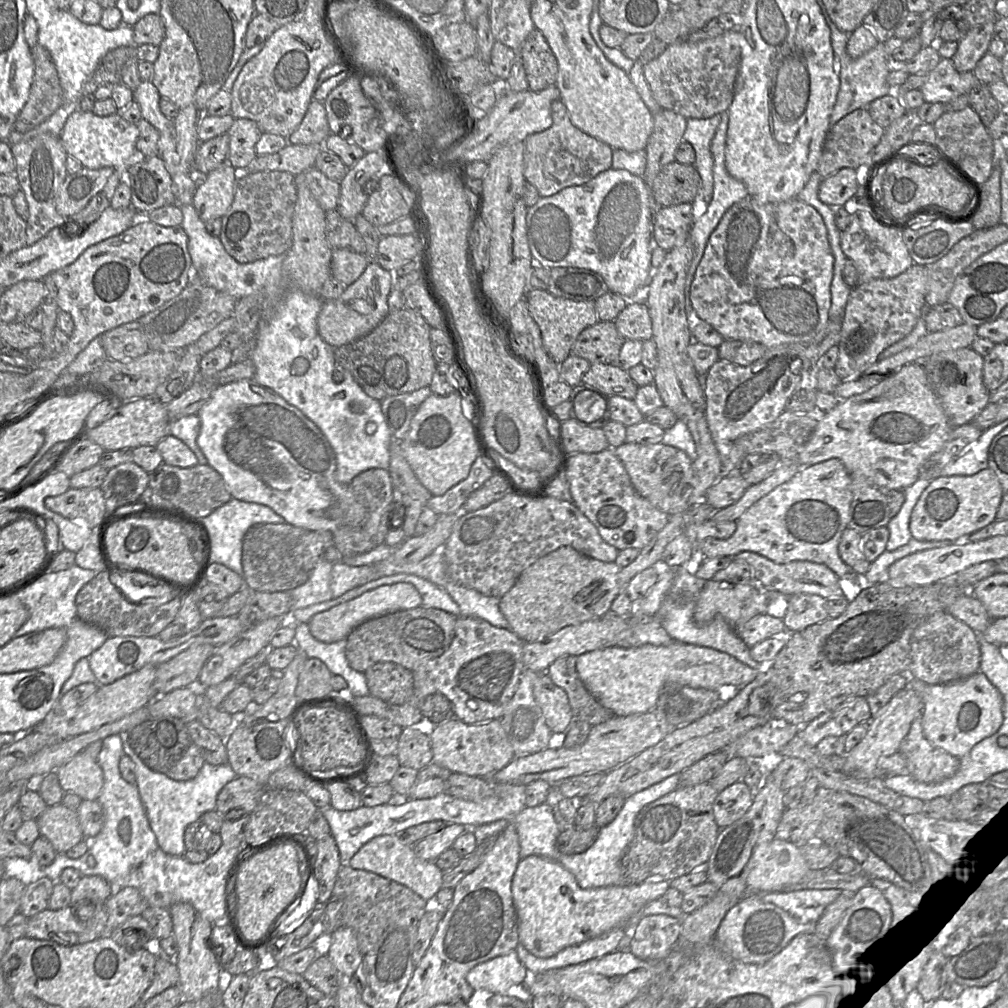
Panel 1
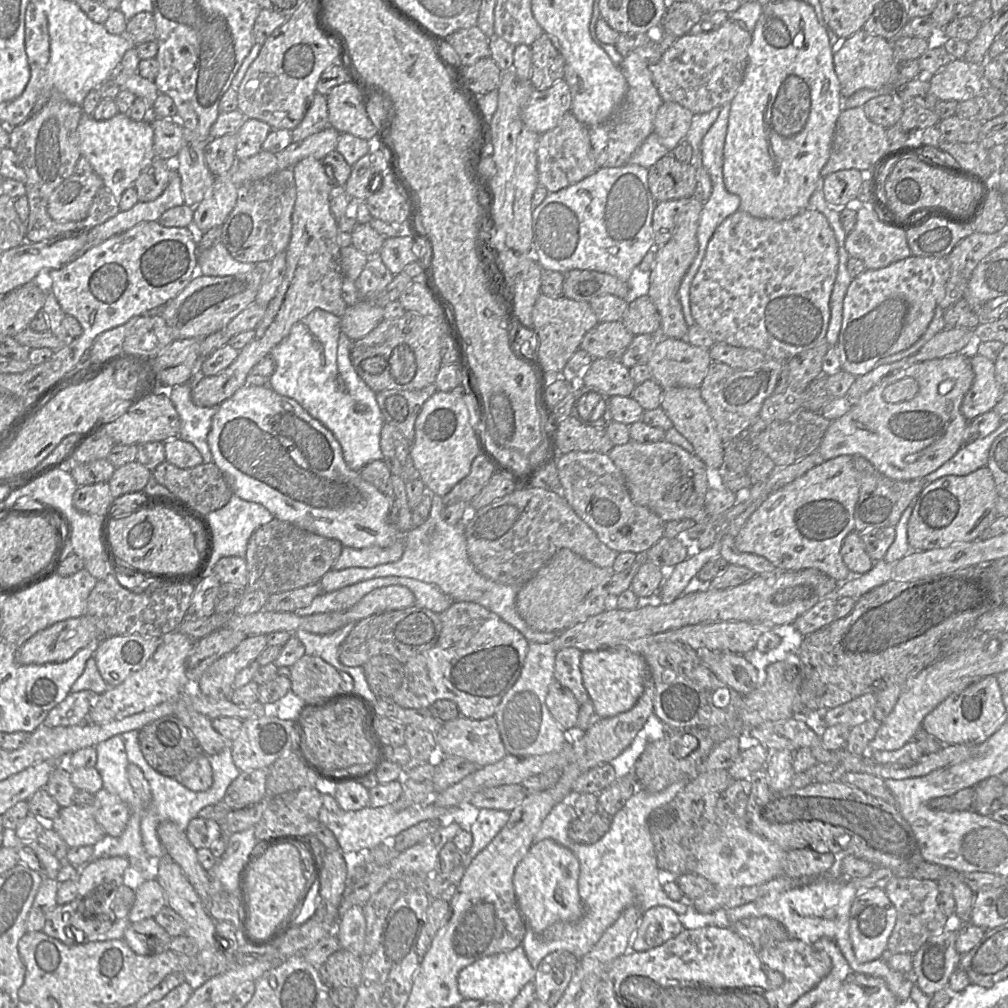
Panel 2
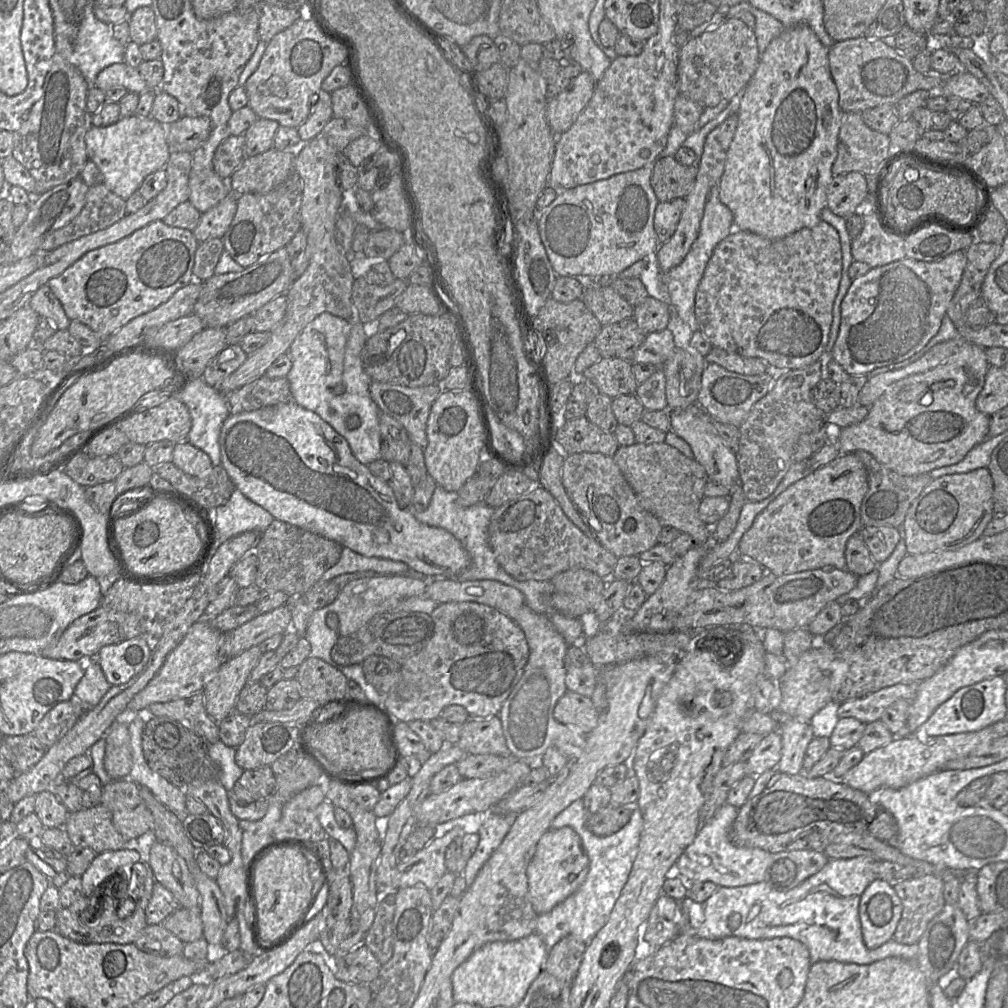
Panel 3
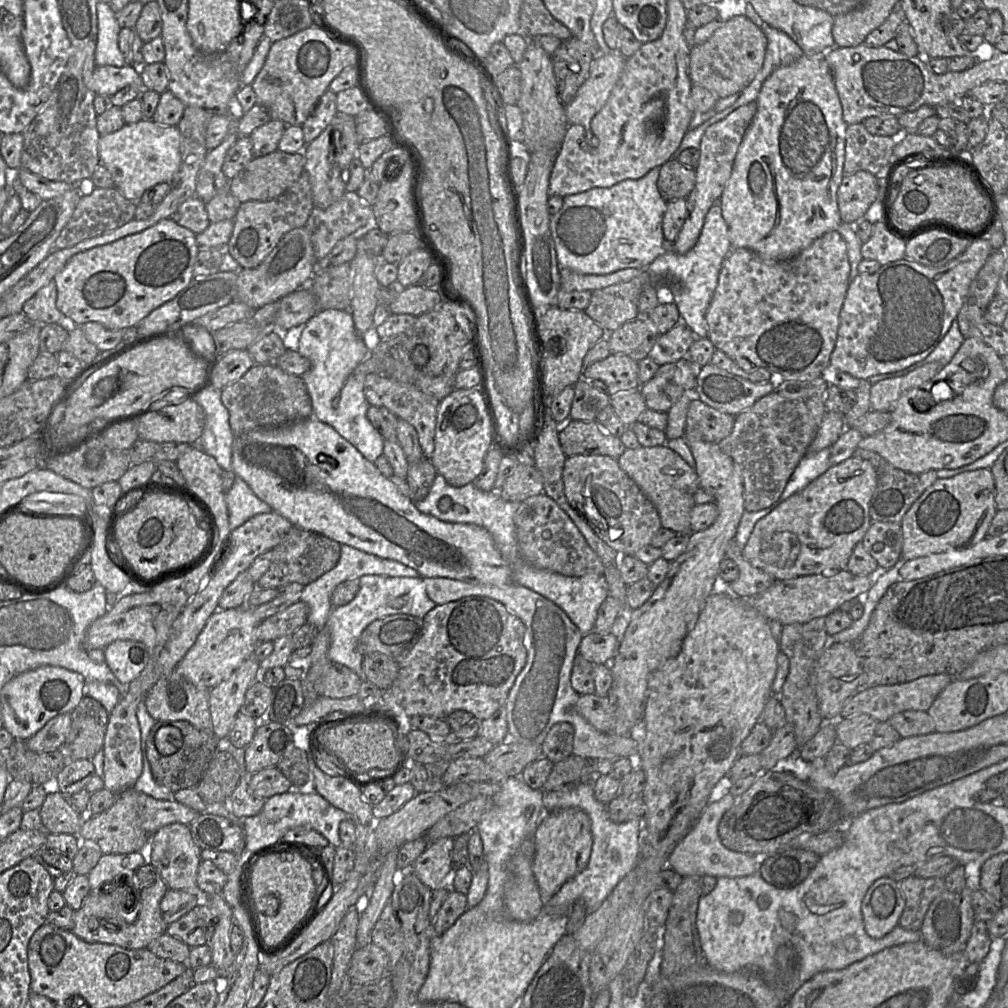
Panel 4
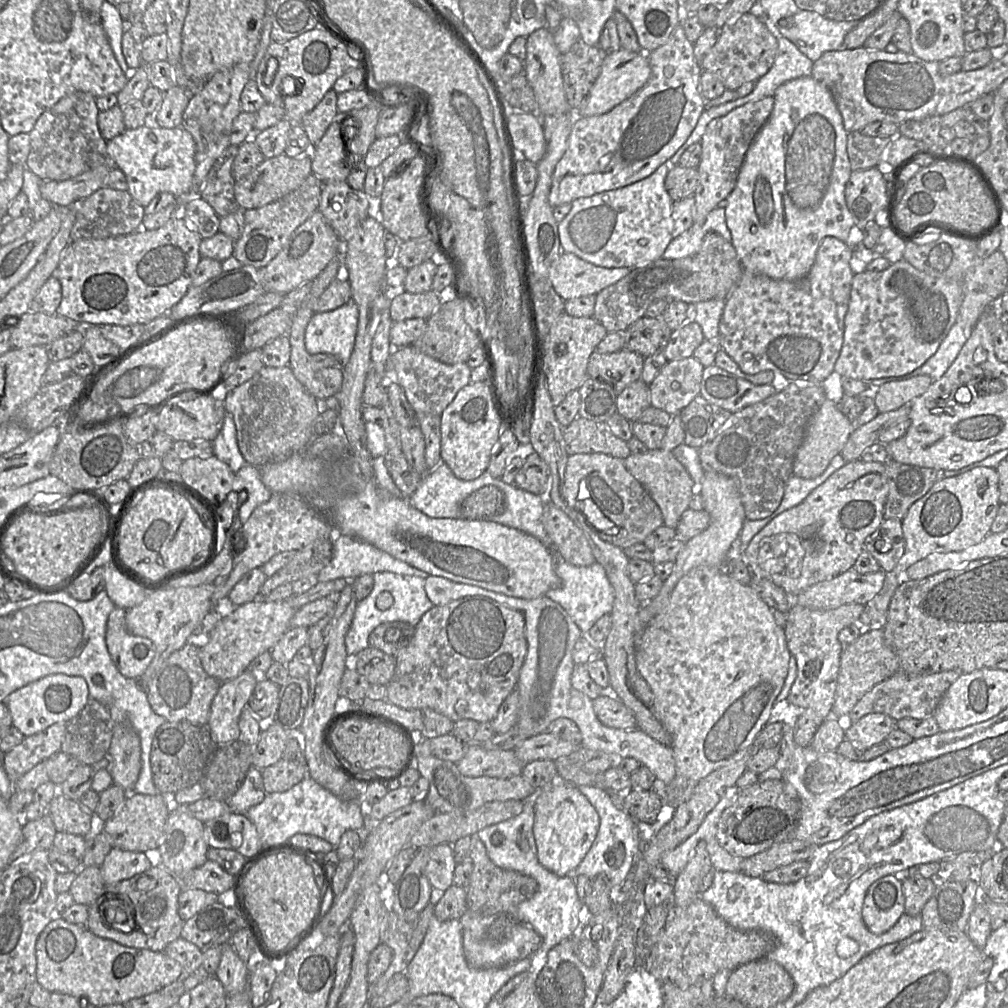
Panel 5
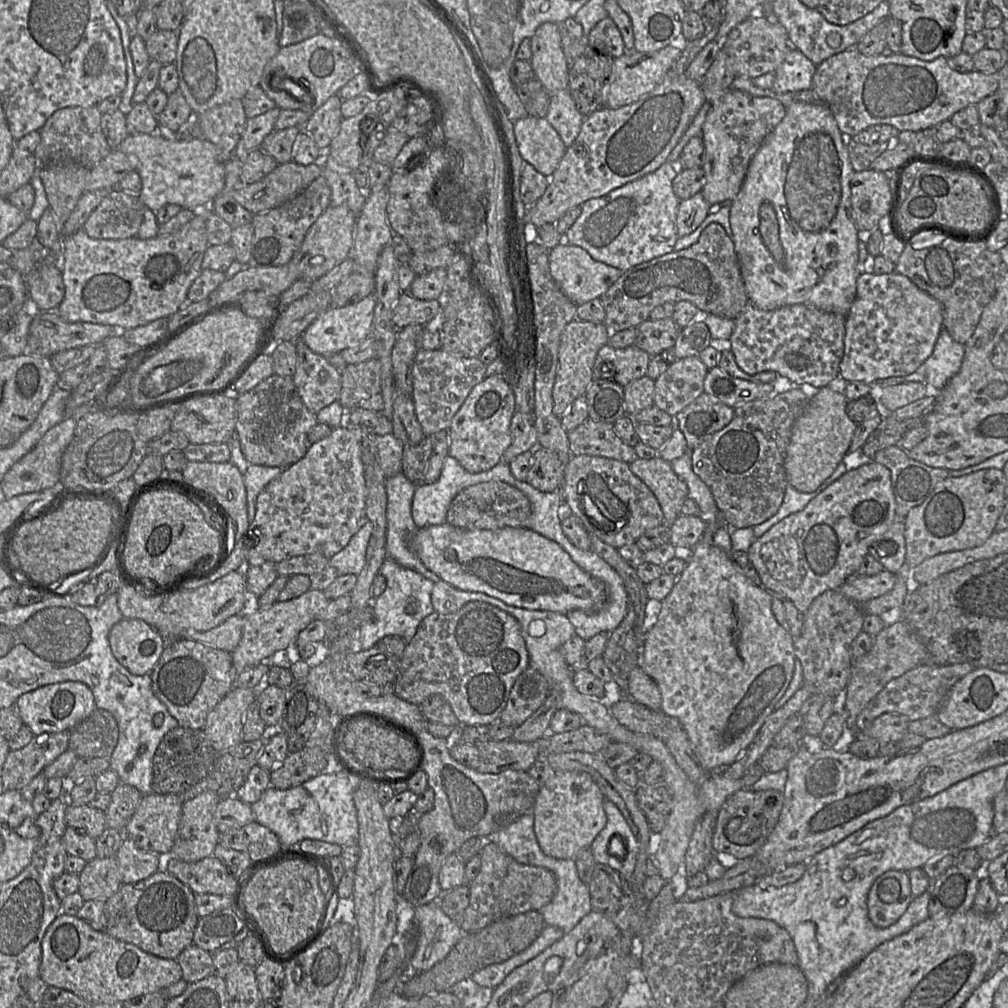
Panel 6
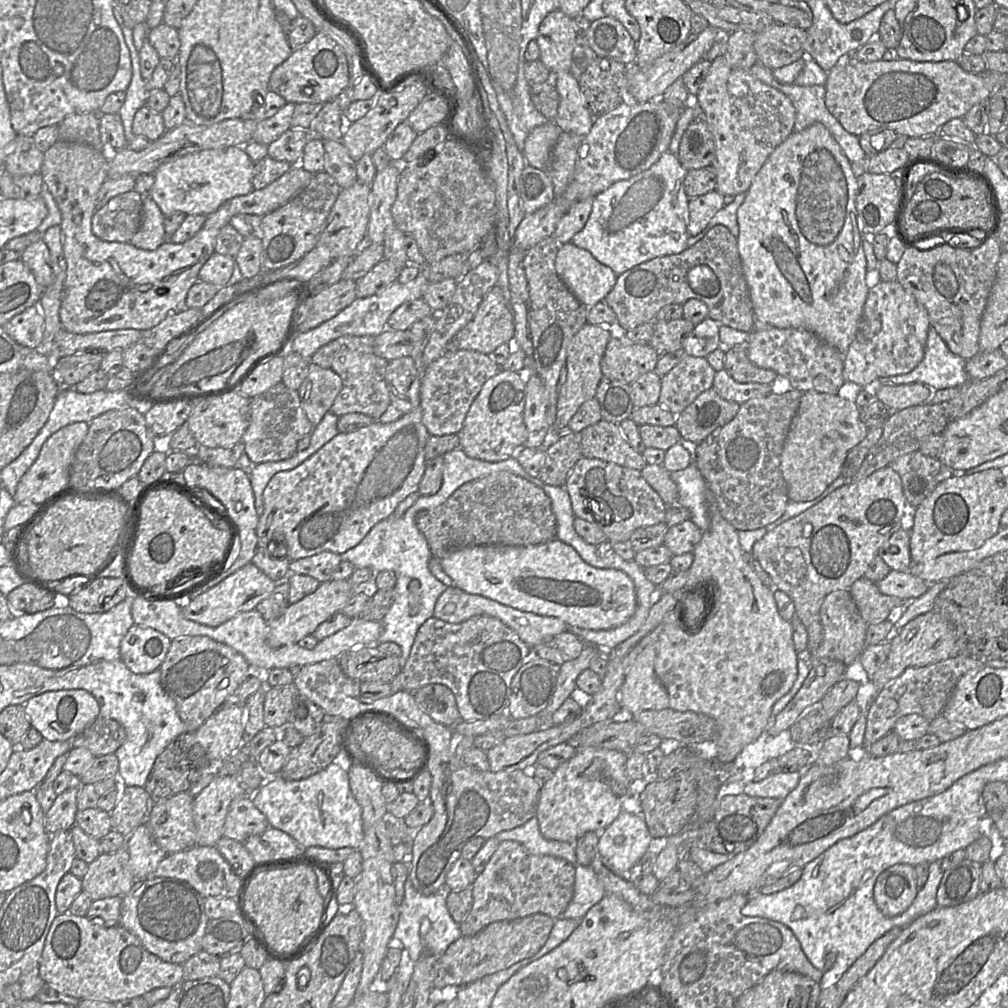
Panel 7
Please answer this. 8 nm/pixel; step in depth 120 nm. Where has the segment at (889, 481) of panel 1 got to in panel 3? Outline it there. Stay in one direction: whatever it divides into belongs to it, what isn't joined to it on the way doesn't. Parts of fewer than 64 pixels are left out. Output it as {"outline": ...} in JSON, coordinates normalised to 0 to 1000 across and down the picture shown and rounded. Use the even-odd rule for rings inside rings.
{"outline":[[[954,339],[948,350],[928,365],[884,381],[861,405],[861,412],[855,419],[833,426],[829,438],[833,450],[861,448],[878,463],[896,472],[922,470],[928,465],[951,459],[963,445],[980,435],[982,413],[968,405],[968,396],[975,386],[981,363],[976,345]],[[906,381],[918,381],[921,385],[915,389],[914,398],[894,398],[891,391]]]}

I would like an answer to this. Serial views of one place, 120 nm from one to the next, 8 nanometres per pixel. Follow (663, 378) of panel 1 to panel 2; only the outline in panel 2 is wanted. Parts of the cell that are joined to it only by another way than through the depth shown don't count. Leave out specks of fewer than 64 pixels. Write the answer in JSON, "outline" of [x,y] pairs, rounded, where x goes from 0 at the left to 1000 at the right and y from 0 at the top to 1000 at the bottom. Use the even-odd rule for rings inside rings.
{"outline":[[[692,192],[683,197],[683,201],[674,214],[674,219],[667,235],[658,245],[654,246],[646,267],[643,294],[646,296],[655,312],[654,330],[661,335],[679,336],[683,329],[683,323],[678,313],[673,289],[678,275],[692,250],[691,228],[697,202],[698,200]],[[668,384],[658,386],[655,404],[666,416],[672,428],[687,440],[688,450],[699,459],[704,468],[715,467],[718,454],[718,438],[712,431],[703,405],[695,393],[694,385]]]}

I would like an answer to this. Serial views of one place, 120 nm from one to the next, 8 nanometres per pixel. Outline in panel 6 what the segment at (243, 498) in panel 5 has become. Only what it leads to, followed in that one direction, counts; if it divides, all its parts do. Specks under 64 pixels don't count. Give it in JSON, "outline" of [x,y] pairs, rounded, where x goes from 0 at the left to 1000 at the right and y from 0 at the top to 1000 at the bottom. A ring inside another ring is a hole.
{"outline":[[[248,460],[241,470],[245,492],[245,509],[248,519],[254,510],[254,497],[262,483],[286,463],[267,463]]]}

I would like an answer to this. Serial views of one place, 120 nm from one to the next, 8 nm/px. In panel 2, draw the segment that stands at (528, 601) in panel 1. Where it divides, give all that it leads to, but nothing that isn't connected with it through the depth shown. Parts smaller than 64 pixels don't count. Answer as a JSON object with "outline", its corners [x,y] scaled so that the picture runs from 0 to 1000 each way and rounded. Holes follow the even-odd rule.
{"outline":[[[557,544],[533,568],[520,580],[512,592],[512,604],[518,614],[530,625],[537,627],[558,627],[567,620],[600,606],[608,594],[603,586],[608,571],[607,563],[597,563],[563,544]]]}

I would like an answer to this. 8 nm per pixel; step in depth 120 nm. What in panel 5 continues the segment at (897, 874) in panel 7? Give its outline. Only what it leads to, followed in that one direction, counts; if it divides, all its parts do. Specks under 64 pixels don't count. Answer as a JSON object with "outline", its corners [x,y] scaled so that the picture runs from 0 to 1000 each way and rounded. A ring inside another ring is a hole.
{"outline":[[[880,868],[862,879],[855,898],[855,912],[863,925],[879,925],[897,906],[895,872],[894,868]]]}

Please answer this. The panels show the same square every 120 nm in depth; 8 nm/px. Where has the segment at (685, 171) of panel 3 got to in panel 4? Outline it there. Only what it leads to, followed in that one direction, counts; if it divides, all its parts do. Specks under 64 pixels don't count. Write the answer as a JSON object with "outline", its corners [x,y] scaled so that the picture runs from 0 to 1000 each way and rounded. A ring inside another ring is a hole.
{"outline":[[[666,157],[655,165],[652,187],[661,200],[681,197],[689,185],[689,167],[685,167]]]}

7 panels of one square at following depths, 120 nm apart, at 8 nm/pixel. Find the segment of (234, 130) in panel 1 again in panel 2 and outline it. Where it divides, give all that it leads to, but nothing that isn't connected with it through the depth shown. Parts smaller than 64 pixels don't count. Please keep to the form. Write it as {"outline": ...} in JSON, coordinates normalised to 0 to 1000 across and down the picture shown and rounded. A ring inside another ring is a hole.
{"outline":[[[245,117],[233,132],[235,135],[235,160],[245,158],[257,152],[269,129],[269,125],[264,121]]]}

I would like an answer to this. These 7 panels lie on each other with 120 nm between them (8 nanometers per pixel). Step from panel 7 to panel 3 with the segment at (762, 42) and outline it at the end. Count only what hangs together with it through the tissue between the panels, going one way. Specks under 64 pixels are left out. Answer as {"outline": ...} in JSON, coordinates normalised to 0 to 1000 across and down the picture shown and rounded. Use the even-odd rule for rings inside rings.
{"outline":[[[722,18],[708,30],[699,31],[674,48],[672,76],[674,93],[679,93],[697,107],[709,106],[715,100],[724,100],[741,85],[753,64],[753,50],[748,31],[733,18]]]}

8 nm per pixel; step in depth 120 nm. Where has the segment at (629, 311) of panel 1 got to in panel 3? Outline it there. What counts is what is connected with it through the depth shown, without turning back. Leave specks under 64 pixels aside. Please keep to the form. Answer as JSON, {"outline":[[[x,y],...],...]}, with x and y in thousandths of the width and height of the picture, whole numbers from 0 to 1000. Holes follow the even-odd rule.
{"outline":[[[646,294],[629,305],[628,315],[641,331],[661,326],[665,314],[665,302]]]}

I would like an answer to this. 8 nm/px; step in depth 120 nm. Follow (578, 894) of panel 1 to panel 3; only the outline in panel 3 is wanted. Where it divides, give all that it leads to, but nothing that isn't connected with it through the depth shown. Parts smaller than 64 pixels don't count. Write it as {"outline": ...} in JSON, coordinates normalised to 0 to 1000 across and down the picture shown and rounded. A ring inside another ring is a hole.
{"outline":[[[566,820],[544,822],[534,834],[522,864],[525,892],[531,905],[543,906],[560,894],[576,879],[583,864],[584,851],[575,829]]]}

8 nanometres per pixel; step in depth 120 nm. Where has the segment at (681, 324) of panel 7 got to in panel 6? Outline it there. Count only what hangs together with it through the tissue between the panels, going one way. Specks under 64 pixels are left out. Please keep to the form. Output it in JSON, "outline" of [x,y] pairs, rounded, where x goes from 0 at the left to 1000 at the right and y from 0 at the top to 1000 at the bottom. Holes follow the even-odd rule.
{"outline":[[[667,315],[642,316],[631,325],[632,334],[629,342],[648,354],[668,346],[676,327]]]}

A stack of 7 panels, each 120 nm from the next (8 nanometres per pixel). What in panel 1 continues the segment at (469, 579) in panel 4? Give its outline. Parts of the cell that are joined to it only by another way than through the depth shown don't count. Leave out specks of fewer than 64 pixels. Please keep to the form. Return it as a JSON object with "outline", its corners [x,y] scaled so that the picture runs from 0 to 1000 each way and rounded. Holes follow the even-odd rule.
{"outline":[[[251,376],[236,377],[215,383],[208,396],[199,404],[195,411],[198,415],[198,428],[195,434],[195,441],[203,451],[206,461],[212,464],[220,472],[230,494],[242,498],[264,501],[280,512],[284,519],[311,527],[330,528],[337,523],[356,522],[362,516],[364,512],[364,505],[362,502],[355,496],[354,492],[345,481],[336,479],[332,474],[334,465],[333,452],[323,433],[302,410],[293,403],[287,401],[276,391],[262,385]]]}

